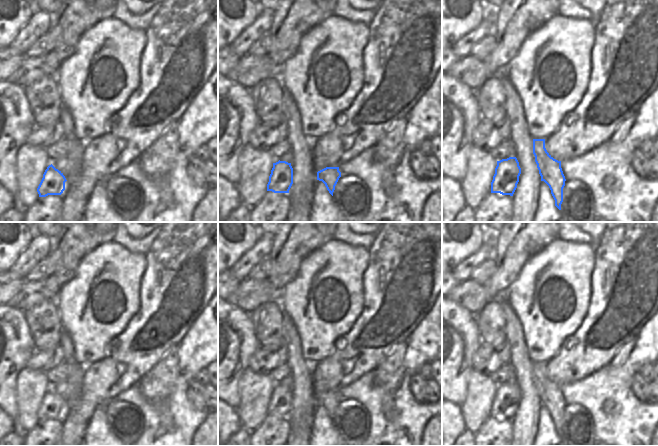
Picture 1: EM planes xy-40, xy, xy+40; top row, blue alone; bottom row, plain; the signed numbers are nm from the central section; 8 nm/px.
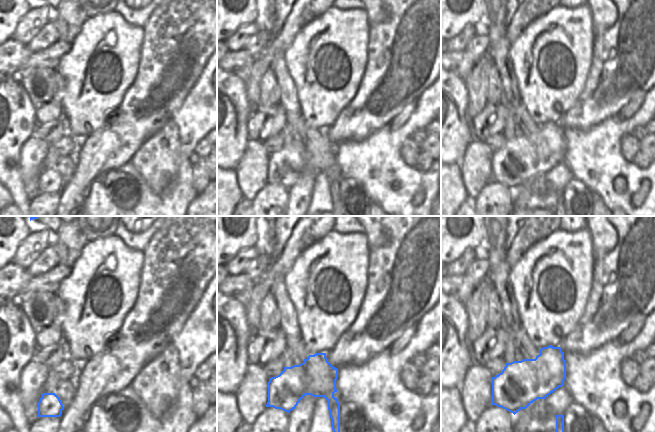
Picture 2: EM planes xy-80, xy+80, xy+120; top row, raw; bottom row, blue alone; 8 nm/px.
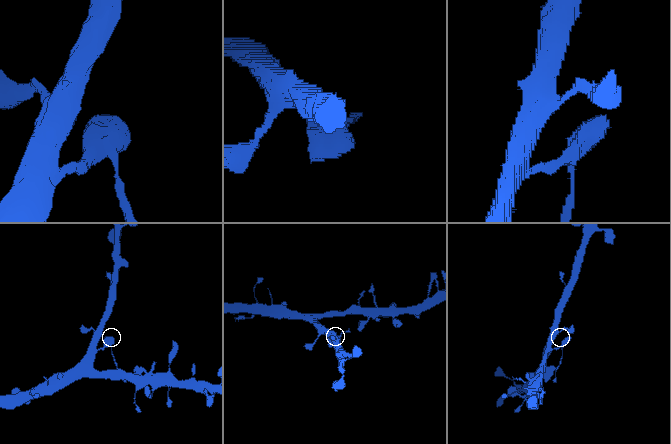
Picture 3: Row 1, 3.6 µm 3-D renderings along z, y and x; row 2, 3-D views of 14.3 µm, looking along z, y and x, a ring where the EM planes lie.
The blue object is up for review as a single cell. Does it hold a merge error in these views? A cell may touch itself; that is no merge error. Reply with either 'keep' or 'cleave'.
cleave

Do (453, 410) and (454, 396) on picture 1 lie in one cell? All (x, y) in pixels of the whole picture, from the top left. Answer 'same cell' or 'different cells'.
different cells

